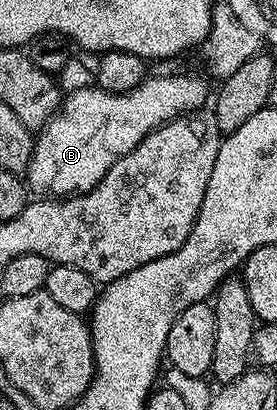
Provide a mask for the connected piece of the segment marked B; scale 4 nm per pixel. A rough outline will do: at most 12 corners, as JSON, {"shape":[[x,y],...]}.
{"shape":[[195,75],[70,92],[25,182],[91,191],[149,133],[209,99]]}

